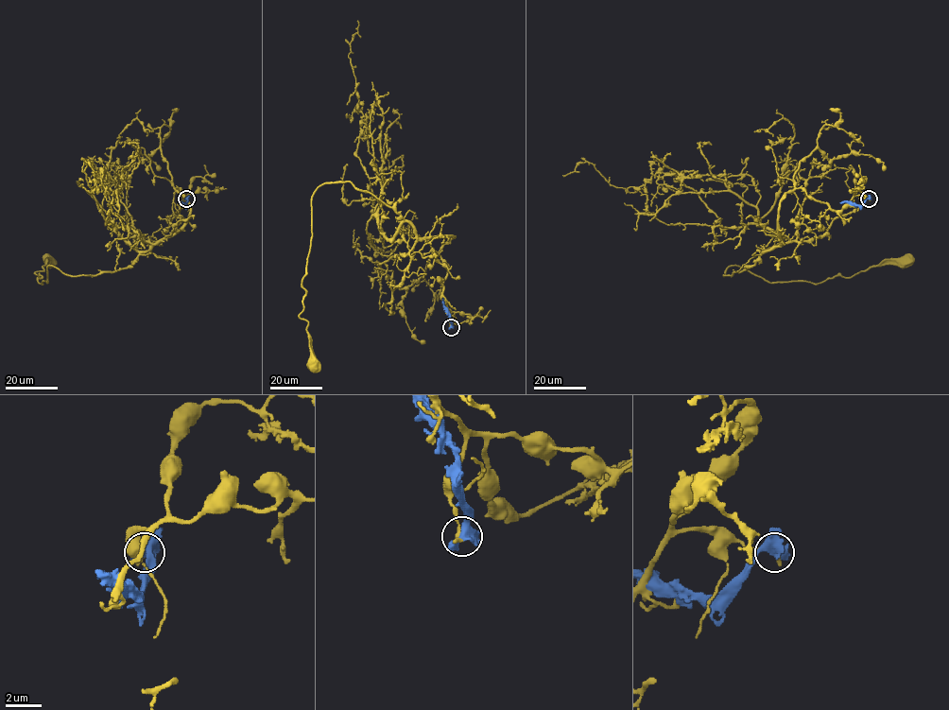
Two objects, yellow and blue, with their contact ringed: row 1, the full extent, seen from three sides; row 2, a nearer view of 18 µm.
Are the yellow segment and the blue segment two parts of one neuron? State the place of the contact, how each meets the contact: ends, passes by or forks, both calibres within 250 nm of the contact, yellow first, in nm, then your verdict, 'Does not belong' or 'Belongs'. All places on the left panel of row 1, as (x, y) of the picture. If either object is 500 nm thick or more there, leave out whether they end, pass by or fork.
Place: (186, 199). At the ring yellow ends. At the ring blue passes by. Thickness 340 nm (yellow) against 440 nm. Does not belong

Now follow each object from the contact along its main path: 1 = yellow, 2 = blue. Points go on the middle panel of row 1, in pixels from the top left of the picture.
1: (451, 326), (439, 251), (454, 236), (419, 238), (370, 193), (324, 182), (311, 200), (299, 315), (315, 363)
2: (451, 326), (450, 315), (442, 299)

